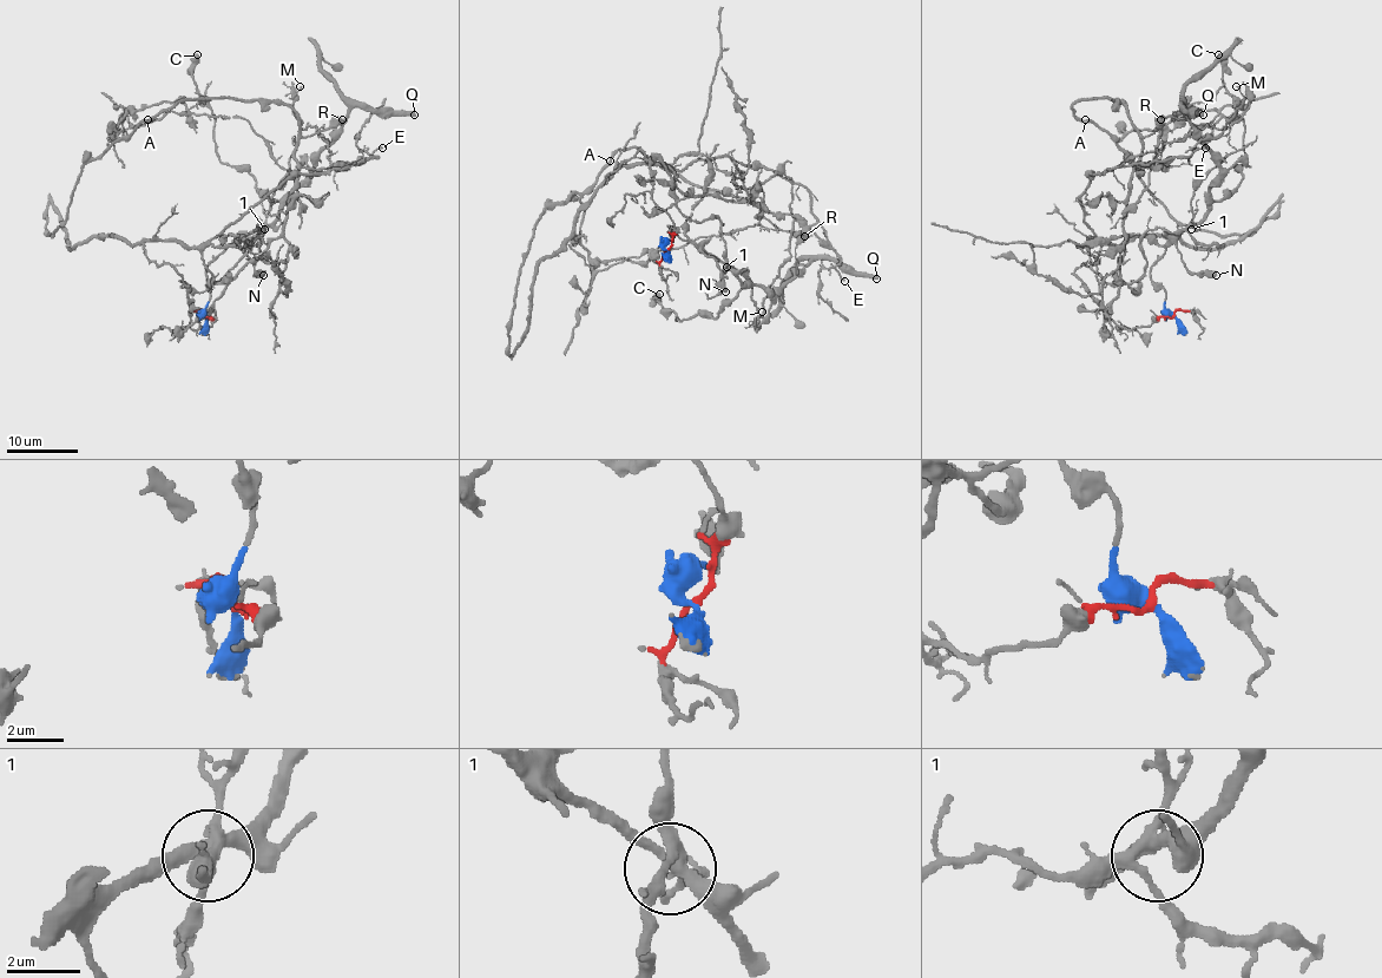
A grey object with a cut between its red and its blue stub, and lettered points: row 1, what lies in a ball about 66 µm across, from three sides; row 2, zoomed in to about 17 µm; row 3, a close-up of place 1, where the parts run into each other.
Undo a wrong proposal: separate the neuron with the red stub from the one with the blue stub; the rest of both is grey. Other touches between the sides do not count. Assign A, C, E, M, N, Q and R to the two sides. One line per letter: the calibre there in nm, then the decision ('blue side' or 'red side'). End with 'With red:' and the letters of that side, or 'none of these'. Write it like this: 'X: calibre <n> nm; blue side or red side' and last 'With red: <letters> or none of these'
A: calibre 300 nm; red side
C: calibre 650 nm; blue side
E: calibre 190 nm; red side
M: calibre 130 nm; red side
N: calibre 600 nm; blue side
Q: calibre 480 nm; blue side
R: calibre 600 nm; red side
With red: A, E, M, R

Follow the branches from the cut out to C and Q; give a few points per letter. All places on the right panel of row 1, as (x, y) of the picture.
C: (1175, 316), (1150, 268), (1243, 176), (1244, 120), (1223, 83), (1218, 54)
Q: (1175, 316), (1150, 268), (1203, 217), (1206, 189), (1219, 175), (1216, 157), (1184, 106), (1203, 116)

